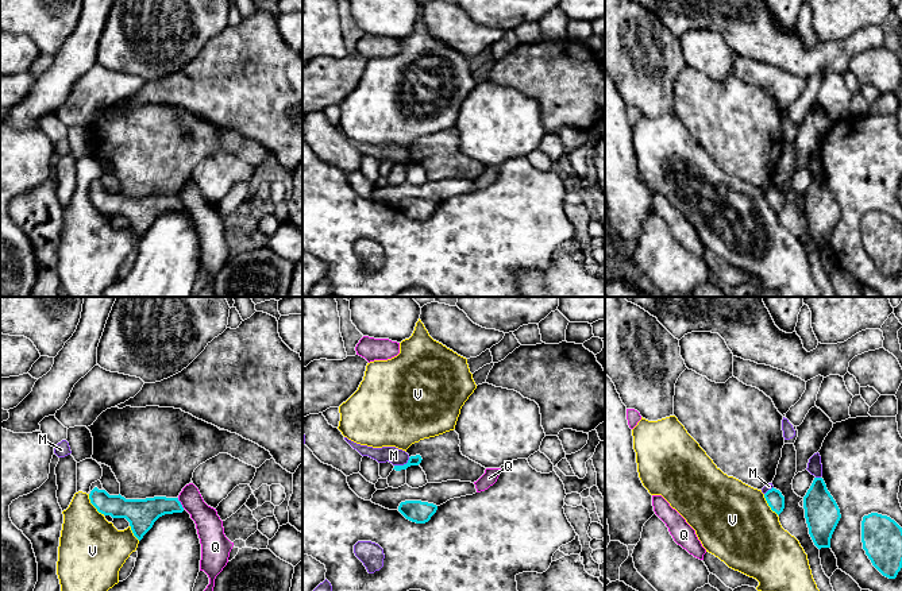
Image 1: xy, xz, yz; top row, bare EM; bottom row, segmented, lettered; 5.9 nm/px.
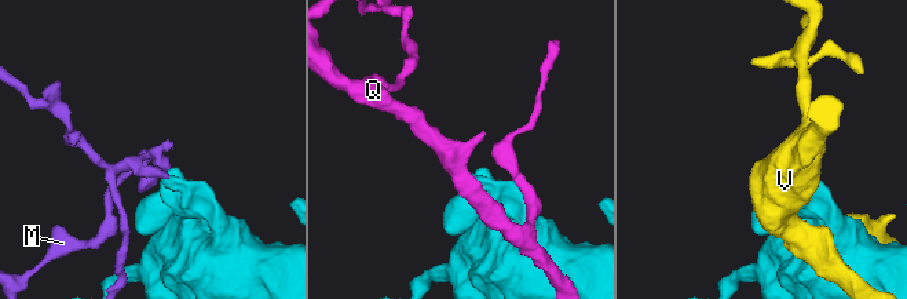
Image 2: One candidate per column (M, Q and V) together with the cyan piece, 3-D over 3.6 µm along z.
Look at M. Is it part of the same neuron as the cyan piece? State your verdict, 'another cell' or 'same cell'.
another cell

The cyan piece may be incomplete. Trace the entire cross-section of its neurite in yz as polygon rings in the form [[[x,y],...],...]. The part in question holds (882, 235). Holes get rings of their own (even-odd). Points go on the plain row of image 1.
[[[871,210],[861,219],[861,240],[872,263],[895,277],[902,266],[902,225],[887,213]]]

